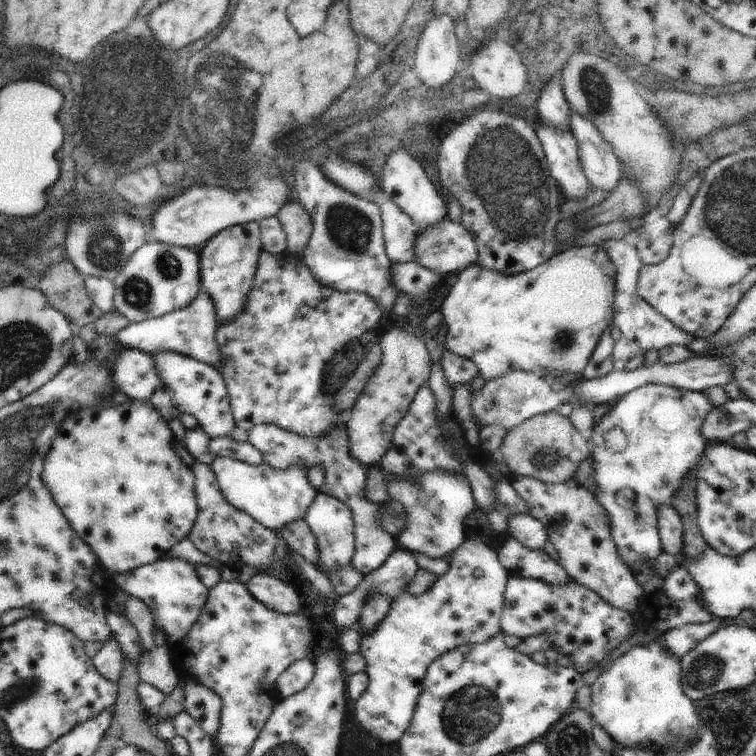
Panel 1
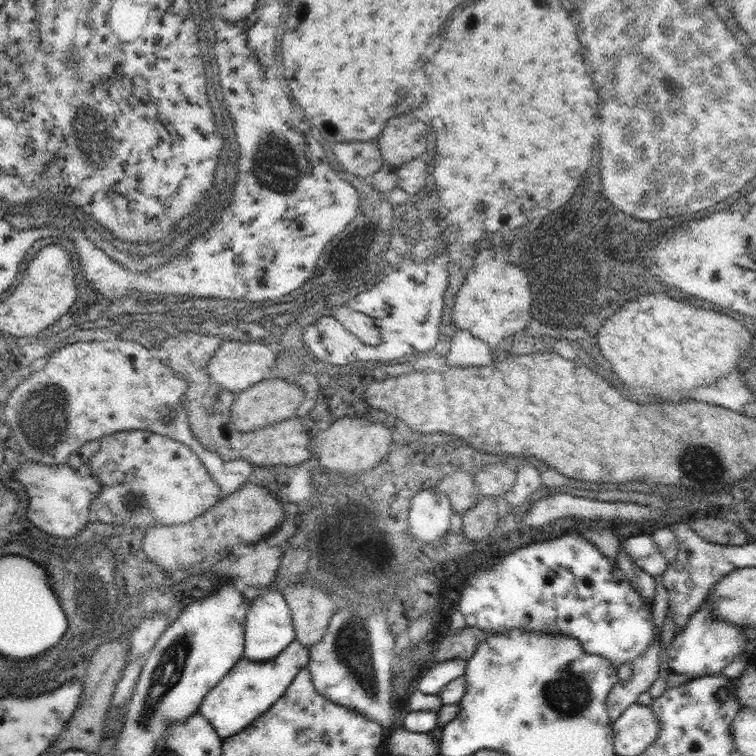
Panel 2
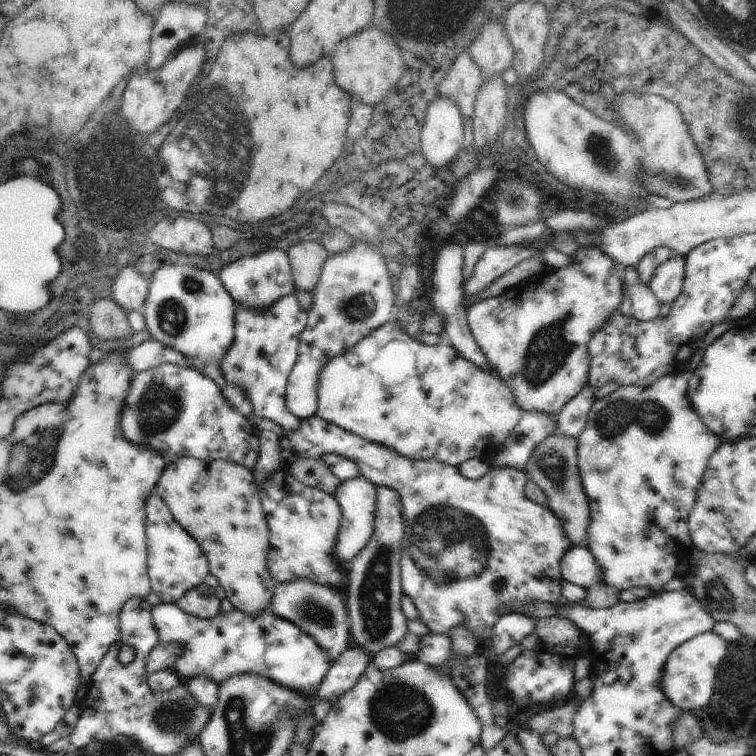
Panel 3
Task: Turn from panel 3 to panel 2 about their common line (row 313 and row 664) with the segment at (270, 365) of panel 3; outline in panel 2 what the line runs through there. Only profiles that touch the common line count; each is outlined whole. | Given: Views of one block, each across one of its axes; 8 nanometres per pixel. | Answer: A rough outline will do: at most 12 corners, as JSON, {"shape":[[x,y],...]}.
{"shape":[[293,640],[269,662],[239,660],[199,714],[219,740],[267,712],[309,664]]}

